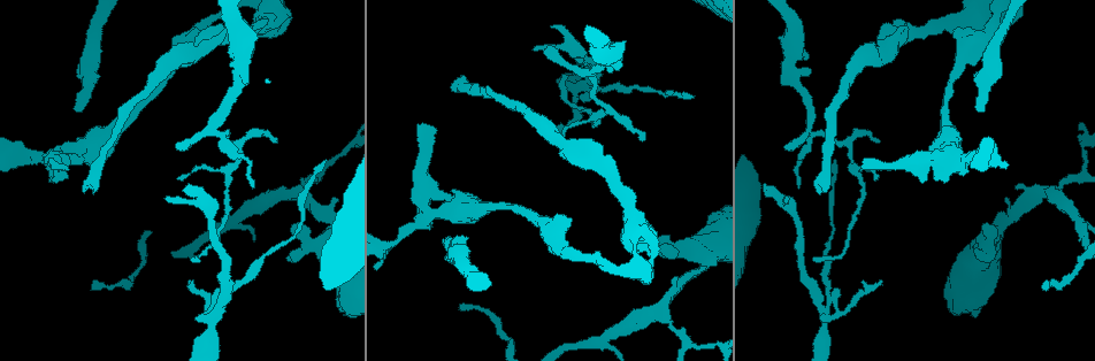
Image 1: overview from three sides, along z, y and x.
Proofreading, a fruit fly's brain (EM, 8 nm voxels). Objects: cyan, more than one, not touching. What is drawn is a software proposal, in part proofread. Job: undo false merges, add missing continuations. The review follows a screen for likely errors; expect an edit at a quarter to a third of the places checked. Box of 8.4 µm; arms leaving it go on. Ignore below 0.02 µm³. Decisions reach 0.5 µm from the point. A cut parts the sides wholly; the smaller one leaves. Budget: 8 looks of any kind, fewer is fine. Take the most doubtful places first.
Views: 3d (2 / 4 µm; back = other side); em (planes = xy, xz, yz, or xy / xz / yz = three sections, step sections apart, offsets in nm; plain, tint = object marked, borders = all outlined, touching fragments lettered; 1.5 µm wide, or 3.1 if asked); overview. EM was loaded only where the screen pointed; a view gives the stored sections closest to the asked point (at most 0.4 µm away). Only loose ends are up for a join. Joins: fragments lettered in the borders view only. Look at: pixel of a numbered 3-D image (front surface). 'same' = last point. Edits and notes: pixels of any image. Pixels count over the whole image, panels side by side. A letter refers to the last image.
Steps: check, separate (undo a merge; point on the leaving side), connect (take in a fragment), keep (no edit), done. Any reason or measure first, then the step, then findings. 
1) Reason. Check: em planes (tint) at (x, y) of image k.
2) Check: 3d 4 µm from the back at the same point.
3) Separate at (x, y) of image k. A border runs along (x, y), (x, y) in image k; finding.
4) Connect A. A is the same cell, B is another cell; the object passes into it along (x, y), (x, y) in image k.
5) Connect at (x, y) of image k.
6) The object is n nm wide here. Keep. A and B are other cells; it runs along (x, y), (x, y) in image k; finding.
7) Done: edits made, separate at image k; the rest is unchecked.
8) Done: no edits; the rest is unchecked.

Free end. Check: em planes (borders) at (274, 142) of image 1.

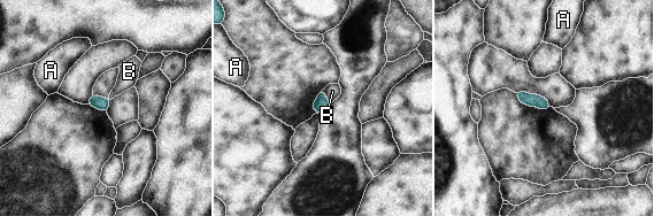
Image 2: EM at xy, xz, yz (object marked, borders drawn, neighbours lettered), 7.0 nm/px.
The object is 90 nm wide here. Keep. A and B are other cells; a border runs along (322, 90), (330, 101) in image 2; no lettered fragment goes on from it.

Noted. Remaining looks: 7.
Free end. Check: em xy step 4 (borders) at (550, 27) of image 1.

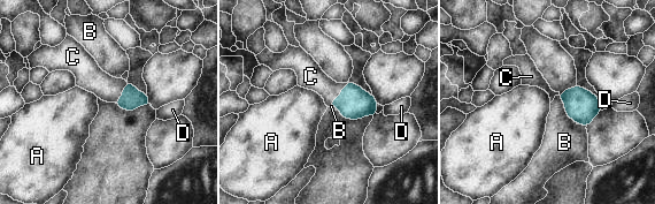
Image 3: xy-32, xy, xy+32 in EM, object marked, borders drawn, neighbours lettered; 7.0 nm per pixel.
Connect C. C is the same cell, A, B and D are other cells; the object passes into it along (354, 103), (338, 96), (310, 76) in image 3; it goes on there.

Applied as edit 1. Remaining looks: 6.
Thin arm on a thick one. Check: 3d 4 µm at (952, 155) of image 1.

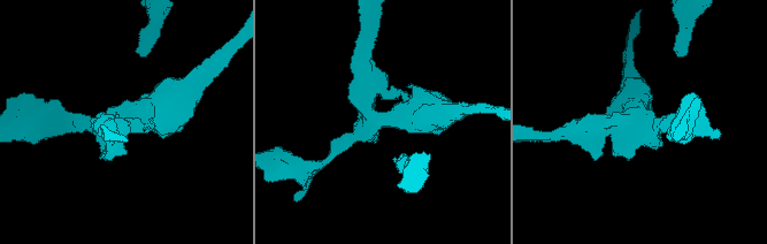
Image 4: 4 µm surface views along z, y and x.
Check: em 3.1 µm planes (plain) at (369, 120) of image 4.

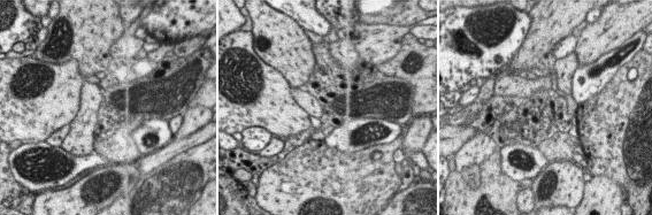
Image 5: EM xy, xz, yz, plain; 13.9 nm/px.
What lies round it. Check: em 3.1 µm planes (borders) at the same point.

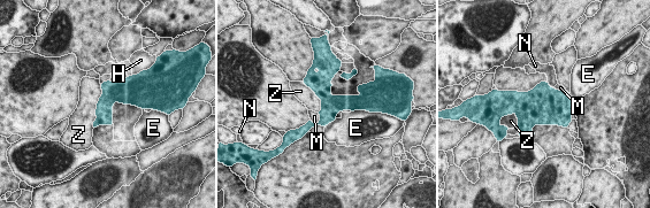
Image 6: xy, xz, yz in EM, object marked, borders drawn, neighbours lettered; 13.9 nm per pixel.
Keep. E, H, M, N and Z are other cells; a border runs along (101, 84), (101, 95), (92, 128) in image 6; continuous, no second neuron.

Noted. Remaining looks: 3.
Done: edits made, connect at image 3; the rest is unchecked.

